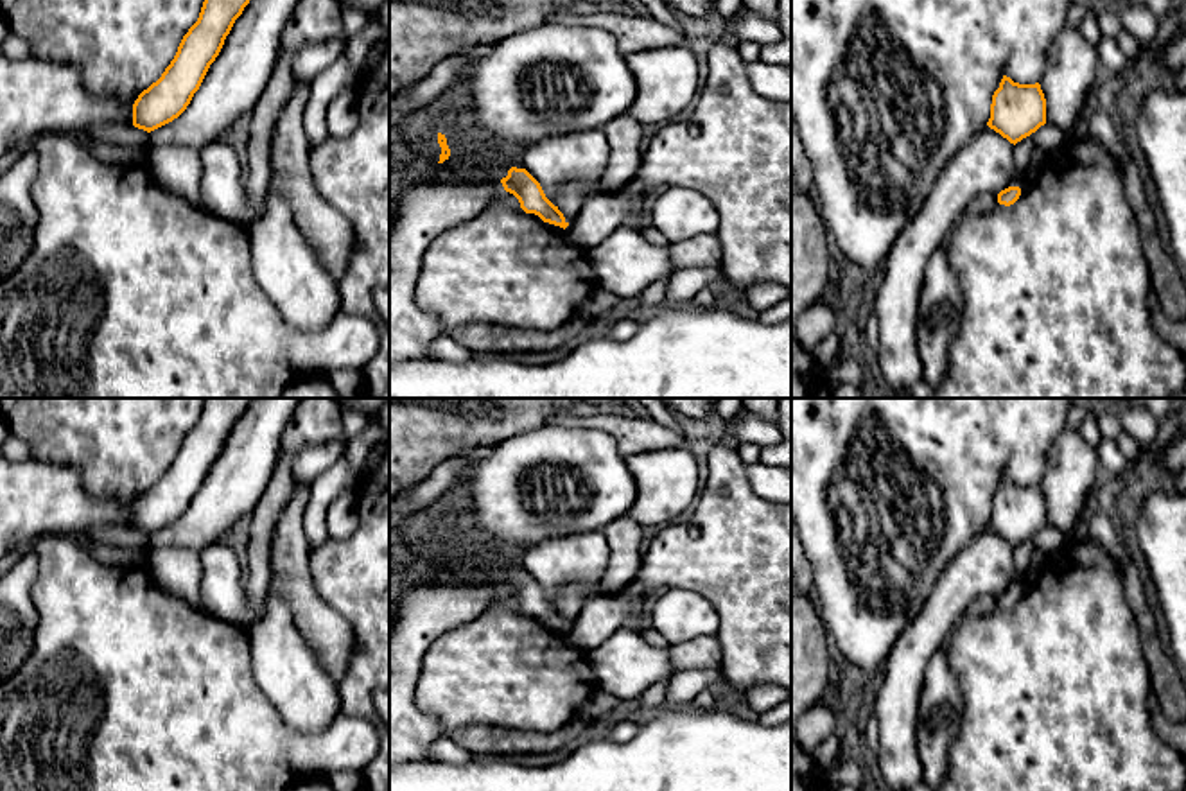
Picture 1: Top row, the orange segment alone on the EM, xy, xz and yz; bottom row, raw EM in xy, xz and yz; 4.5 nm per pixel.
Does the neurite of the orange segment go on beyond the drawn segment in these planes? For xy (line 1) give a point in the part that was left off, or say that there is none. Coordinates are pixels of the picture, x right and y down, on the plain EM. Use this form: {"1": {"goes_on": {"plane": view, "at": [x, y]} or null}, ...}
{"1": {"goes_on": null}}

